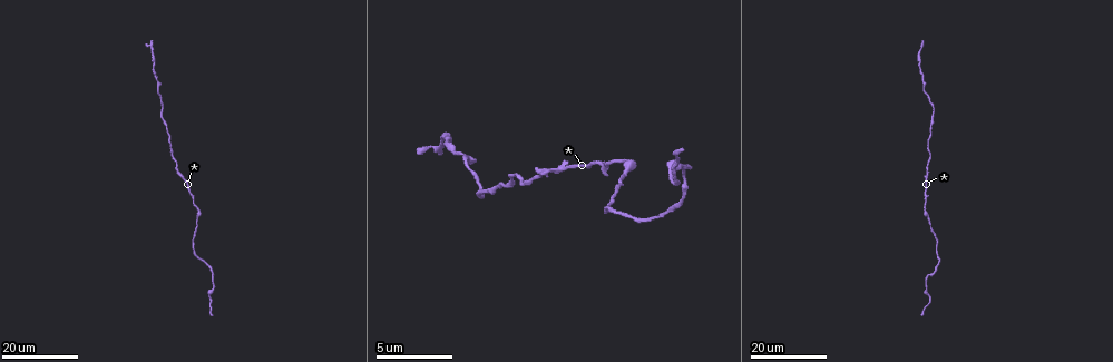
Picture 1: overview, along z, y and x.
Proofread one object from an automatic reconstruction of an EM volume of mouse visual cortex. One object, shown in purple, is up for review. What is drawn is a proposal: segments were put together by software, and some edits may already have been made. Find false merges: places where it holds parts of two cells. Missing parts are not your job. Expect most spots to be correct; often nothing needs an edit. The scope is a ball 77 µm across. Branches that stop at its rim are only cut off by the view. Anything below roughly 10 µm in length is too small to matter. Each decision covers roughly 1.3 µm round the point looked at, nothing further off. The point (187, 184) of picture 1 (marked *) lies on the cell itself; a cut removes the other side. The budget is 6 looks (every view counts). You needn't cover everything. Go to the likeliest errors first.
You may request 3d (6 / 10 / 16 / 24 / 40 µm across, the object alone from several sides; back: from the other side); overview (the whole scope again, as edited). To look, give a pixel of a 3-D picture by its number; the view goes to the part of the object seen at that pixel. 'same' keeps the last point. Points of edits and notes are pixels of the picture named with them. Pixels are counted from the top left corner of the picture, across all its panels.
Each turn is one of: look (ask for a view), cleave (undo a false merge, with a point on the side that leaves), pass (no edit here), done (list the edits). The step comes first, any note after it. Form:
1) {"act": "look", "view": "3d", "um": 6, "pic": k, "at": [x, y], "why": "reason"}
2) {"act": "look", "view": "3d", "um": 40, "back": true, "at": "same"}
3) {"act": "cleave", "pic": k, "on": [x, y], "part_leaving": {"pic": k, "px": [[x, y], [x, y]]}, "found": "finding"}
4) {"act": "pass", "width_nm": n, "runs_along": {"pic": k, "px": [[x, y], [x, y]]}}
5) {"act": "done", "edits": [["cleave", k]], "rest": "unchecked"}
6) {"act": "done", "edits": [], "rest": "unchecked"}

{"act": "look", "view": "3d", "um": 24, "pic": 1, "at": [927, 197], "why": "two arms in line, one across"}

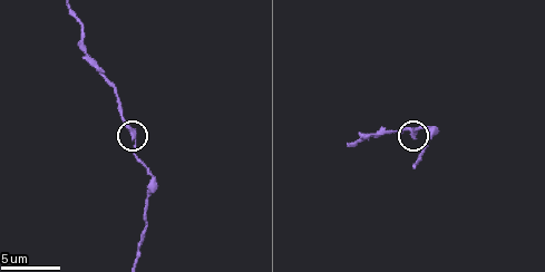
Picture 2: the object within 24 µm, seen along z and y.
{"act": "look", "view": "3d", "um": 10, "pic": 2, "at": [132, 137], "why": "closer look"}

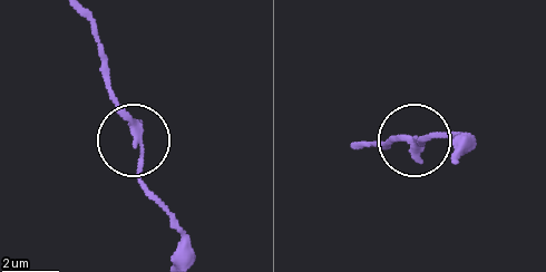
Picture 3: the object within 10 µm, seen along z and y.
{"act": "pass", "width_nm": 200, "runs_along": {"pic": 3, "px": [[94, 34], [113, 104], [144, 161], [138, 183], [156, 202]]}, "found": "continuous, no second cell"}

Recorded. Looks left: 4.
{"act": "look", "view": "3d", "um": 16, "pic": 1, "at": [194, 249], "why": "thin neck"}

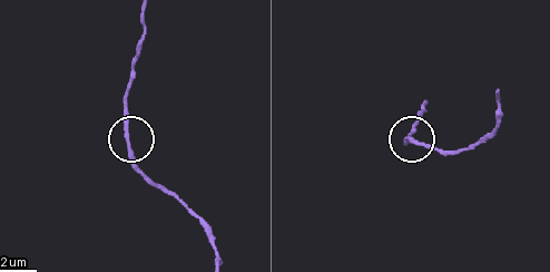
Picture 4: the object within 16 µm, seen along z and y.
{"act": "look", "view": "3d", "um": 10, "pic": 4, "at": [129, 141]}

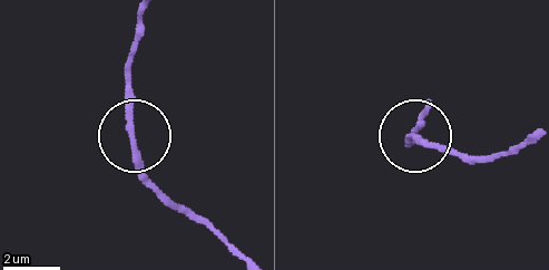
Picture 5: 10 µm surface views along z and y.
{"act": "pass", "runs_along": {"pic": 5, "px": [[141, 16], [127, 66], [127, 116], [139, 174], [160, 201]]}, "found": "one cell here"}

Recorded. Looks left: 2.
{"act": "done", "edits": [], "rest": "unchecked"}

